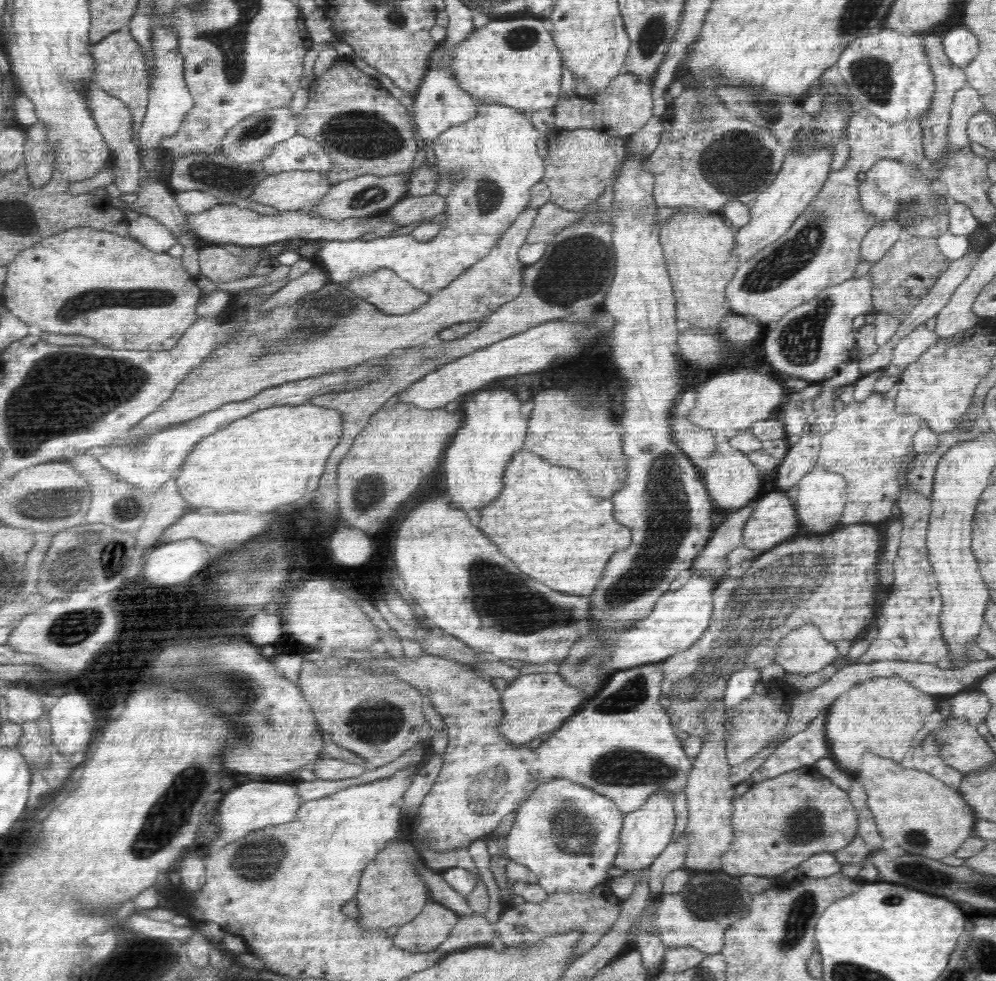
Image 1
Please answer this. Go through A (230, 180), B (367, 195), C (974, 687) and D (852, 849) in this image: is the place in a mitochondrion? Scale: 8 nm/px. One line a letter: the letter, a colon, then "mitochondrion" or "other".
A: mitochondrion
B: mitochondrion
C: other
D: other

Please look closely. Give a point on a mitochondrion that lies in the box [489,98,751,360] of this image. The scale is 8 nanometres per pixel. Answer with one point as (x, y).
(577, 268)

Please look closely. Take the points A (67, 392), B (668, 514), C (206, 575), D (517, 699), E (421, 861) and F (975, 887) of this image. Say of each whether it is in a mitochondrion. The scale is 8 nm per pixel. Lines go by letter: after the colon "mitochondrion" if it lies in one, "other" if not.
A: mitochondrion
B: mitochondrion
C: other
D: other
E: other
F: mitochondrion

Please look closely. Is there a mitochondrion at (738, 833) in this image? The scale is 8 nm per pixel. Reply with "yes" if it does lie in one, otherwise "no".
no

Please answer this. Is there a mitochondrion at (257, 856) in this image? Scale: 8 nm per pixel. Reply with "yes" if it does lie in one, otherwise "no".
yes

